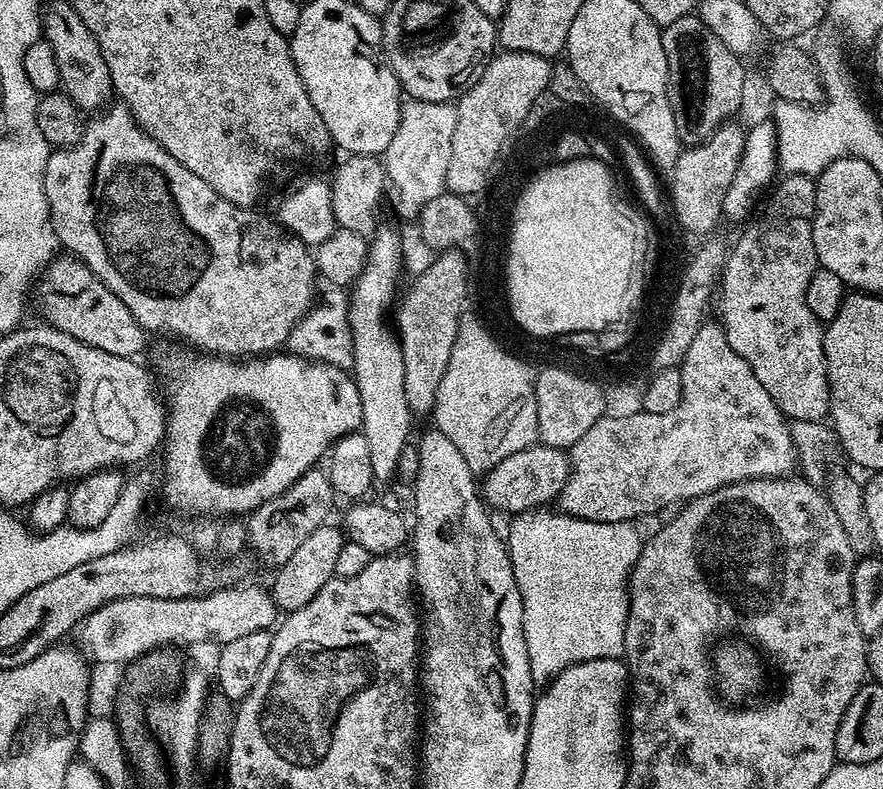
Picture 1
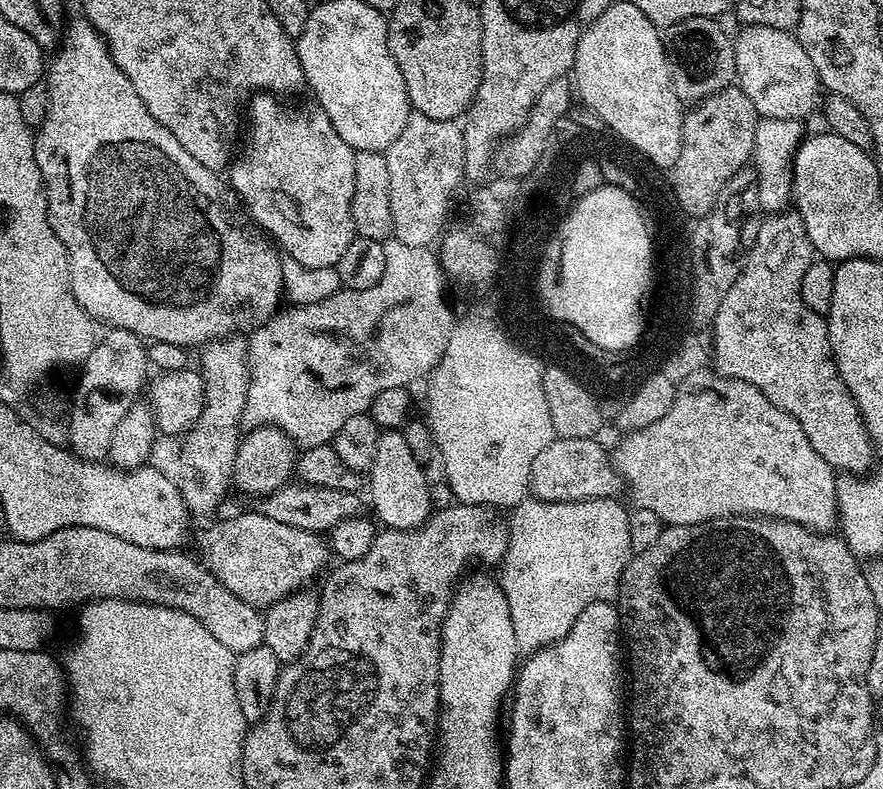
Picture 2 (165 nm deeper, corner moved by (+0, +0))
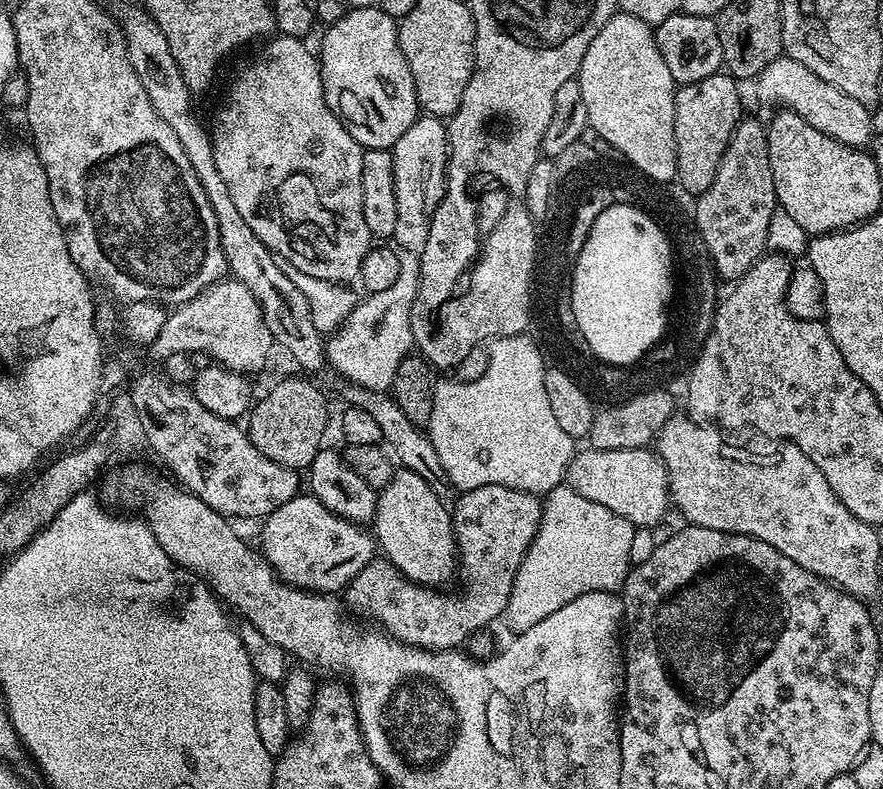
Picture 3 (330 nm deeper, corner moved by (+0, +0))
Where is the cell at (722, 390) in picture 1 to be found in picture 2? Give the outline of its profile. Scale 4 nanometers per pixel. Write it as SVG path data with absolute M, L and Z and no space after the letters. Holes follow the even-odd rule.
M695 370L690 372L685 378L680 380L676 389L674 406L670 410L661 411L657 420L652 420L648 425L637 427L635 431L627 433L623 439L617 443L614 449L614 467L622 481L623 487L628 487L628 496L640 508L645 508L648 512L653 512L658 519L664 520L665 525L673 524L701 524L707 520L720 520L724 516L774 516L777 520L790 520L795 524L801 524L804 528L813 530L828 530L837 523L836 510L836 483L838 481L837 473L810 446L810 438L802 434L802 426L786 410L774 406L758 386L750 386L750 382L730 378L722 375L721 372L709 370Z

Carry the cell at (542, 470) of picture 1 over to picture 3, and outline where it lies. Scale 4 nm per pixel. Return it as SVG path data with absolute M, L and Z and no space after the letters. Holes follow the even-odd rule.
M591 446L585 447L585 452L577 451L568 463L566 473L566 483L569 488L578 490L592 502L598 502L614 514L626 518L634 526L656 526L656 523L670 512L670 497L668 494L668 472L664 469L664 463L661 462L655 451L647 447L632 449L600 449Z

